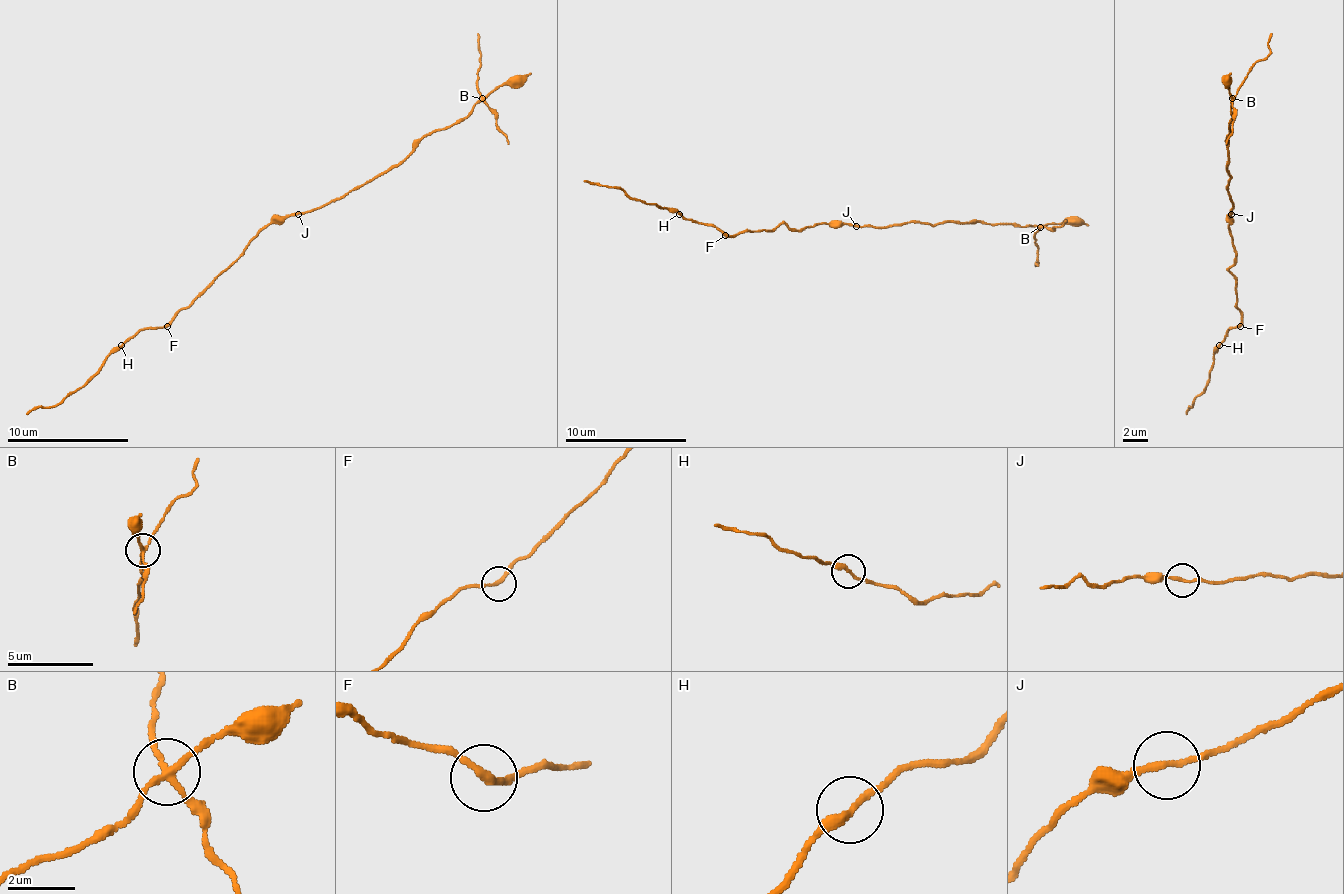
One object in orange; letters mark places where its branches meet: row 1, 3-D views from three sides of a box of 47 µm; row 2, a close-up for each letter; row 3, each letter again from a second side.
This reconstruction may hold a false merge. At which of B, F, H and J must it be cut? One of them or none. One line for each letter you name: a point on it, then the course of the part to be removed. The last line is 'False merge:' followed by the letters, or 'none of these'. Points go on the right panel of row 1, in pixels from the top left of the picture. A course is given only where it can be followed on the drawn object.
B: at (1232, 98); foreign part runs (1231, 98), (1243, 76), (1271, 52), (1271, 34)
False merge: B

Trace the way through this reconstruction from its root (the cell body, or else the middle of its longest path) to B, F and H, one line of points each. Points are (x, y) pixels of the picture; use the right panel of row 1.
B: (1228, 223), (1231, 214), (1231, 198), (1228, 195), (1231, 98)
F: (1228, 223), (1228, 235), (1234, 250), (1234, 262), (1228, 272), (1234, 278), (1240, 326)
H: (1228, 223), (1228, 235), (1234, 250), (1234, 262), (1228, 272), (1234, 278), (1240, 320), (1228, 330), (1219, 345)

